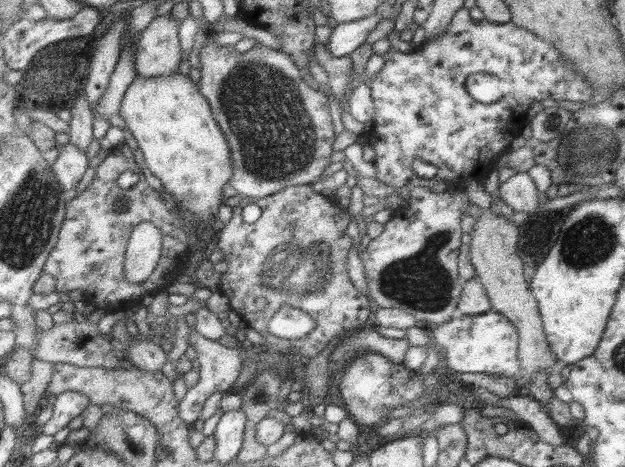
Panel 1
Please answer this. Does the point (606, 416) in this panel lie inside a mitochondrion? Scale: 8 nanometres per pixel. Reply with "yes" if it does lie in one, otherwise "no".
no

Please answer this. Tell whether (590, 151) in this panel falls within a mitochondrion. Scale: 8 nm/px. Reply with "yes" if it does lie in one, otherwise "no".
yes

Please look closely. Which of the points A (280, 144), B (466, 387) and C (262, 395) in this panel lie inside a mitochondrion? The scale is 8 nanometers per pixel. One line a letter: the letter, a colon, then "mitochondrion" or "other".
A: mitochondrion
B: other
C: mitochondrion

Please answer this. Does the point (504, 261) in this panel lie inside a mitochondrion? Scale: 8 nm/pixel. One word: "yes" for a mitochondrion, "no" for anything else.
no

